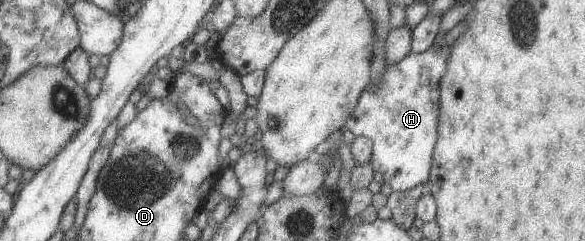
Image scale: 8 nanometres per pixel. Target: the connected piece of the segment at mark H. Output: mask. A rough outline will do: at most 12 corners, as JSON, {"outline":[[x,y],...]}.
{"outline":[[443,35],[388,65],[344,128],[392,192],[429,180]]}

